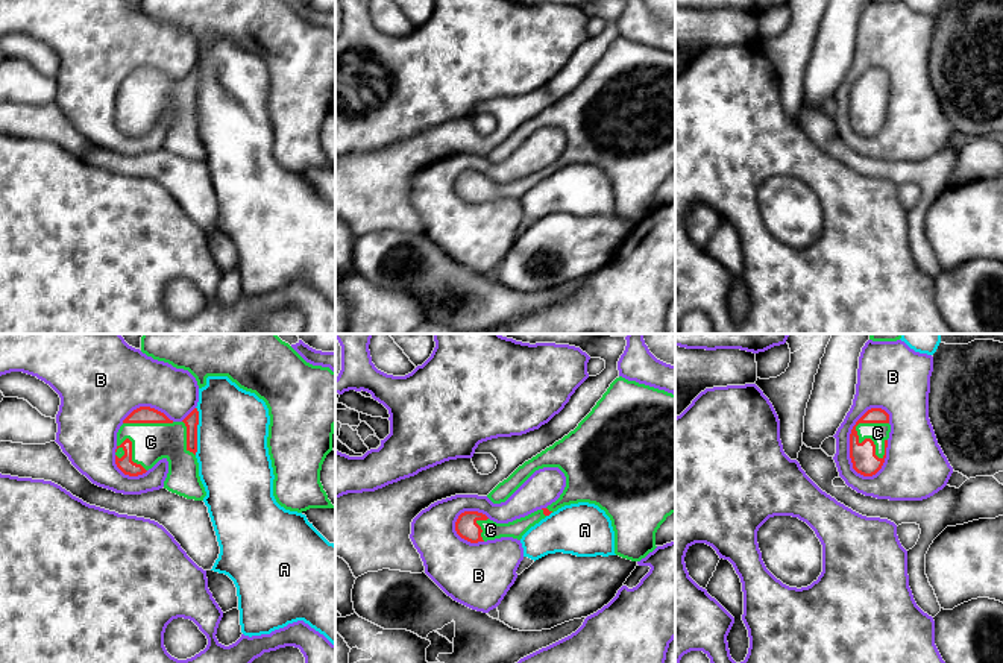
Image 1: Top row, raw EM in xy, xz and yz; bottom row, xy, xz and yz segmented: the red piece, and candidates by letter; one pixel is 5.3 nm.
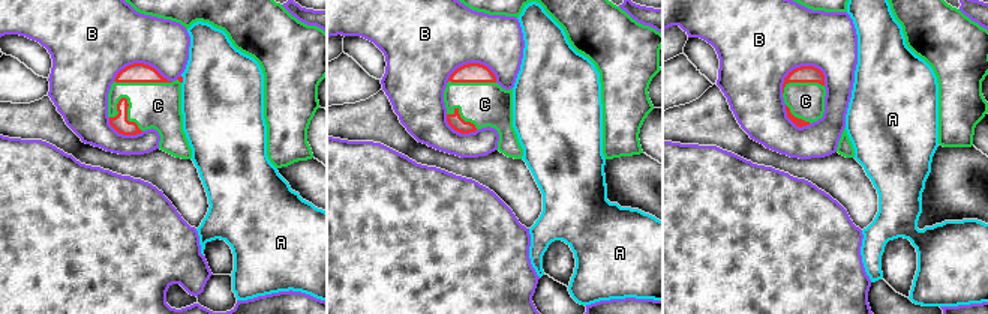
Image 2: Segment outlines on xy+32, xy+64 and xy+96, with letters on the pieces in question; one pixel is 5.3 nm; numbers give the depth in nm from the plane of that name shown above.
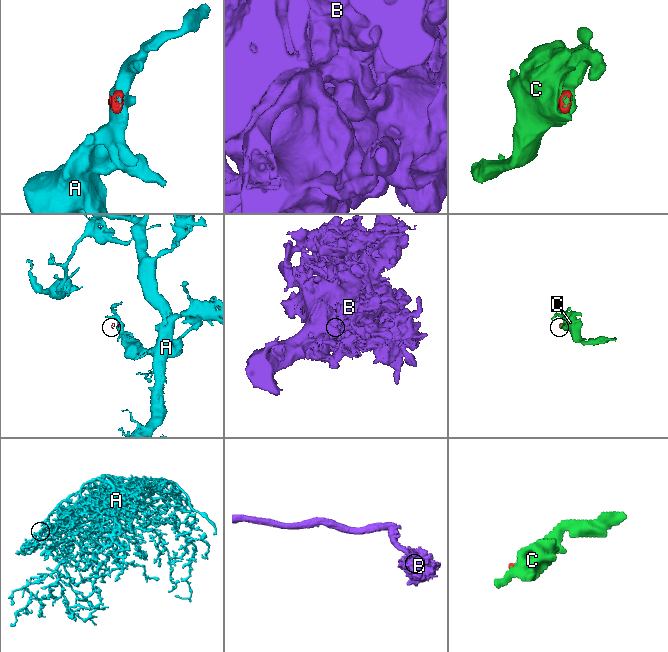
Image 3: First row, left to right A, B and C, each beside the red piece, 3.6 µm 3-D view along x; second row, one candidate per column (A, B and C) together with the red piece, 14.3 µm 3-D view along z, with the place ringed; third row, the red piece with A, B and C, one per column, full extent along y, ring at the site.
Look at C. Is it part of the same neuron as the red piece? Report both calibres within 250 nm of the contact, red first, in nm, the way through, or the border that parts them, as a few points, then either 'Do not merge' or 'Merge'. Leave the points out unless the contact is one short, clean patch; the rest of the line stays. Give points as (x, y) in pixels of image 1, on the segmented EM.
Thickness 140 nm (red) against 100 nm. Merge

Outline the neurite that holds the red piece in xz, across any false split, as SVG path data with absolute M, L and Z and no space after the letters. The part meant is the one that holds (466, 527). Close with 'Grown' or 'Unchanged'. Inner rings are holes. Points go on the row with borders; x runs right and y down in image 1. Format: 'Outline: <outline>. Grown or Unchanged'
Outline: M622 376L616 378L574 431L519 466L487 498L493 504L505 502L543 467L558 467L566 476L566 487L555 502L508 523L496 523L478 511L464 511L455 522L457 534L470 543L501 537L520 540L531 526L558 508L589 502L610 517L615 554L640 561L657 548L657 529L675 513L675 394Z. Grown

